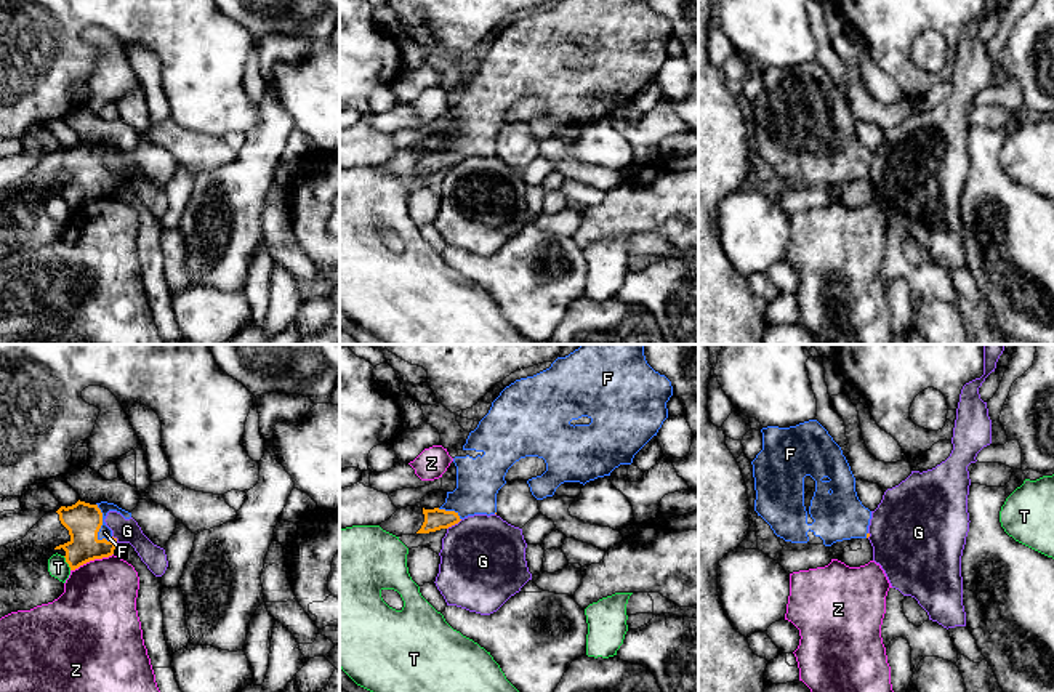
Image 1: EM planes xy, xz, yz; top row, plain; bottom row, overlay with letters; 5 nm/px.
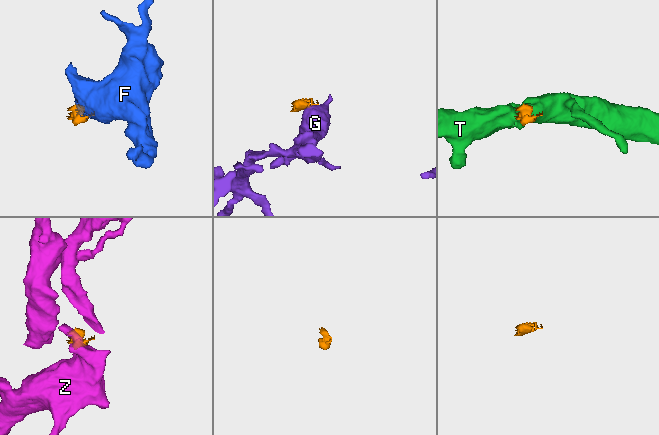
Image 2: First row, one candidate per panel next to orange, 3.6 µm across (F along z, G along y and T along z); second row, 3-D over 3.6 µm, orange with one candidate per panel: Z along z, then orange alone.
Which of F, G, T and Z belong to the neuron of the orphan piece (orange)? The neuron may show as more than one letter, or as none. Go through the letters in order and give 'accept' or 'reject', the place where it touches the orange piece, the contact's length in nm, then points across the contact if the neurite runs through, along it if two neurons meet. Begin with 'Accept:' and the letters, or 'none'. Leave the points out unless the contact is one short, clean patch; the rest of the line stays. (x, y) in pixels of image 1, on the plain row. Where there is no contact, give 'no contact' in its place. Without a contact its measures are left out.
Accept: F
F: accept; meets orange in xy at (101, 165); contact 220 nm long; runs through xy (82, 160), (87, 165), (101, 165), (104, 173)
G: reject; meets orange in xz at (454, 165); contact 90 nm long; border along xz (462, 160), (447, 170)
T: reject; meets orange in xy at (66, 202); contact 80 nm long; border along xy (63, 197), (71, 210)
Z: reject; meets orange in xy at (92, 201); contact 240 nm long; border along xy (112, 194), (90, 201), (71, 212)

